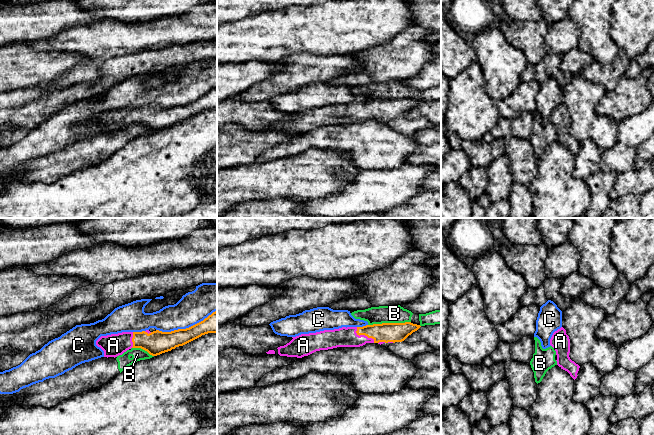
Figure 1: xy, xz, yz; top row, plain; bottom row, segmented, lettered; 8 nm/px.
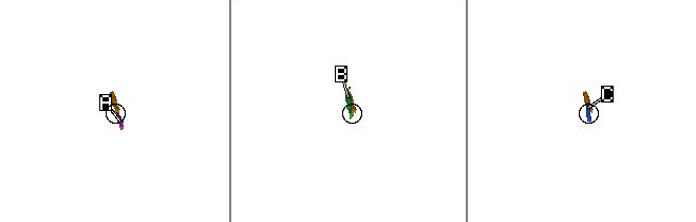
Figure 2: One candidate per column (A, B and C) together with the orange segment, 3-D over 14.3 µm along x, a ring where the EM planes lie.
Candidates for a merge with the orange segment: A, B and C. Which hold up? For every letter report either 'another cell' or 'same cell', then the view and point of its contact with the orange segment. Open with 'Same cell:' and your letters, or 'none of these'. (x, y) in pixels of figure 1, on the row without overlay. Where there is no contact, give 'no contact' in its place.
Same cell: A
A: same cell; contact xz (363, 110)
B: another cell; contact xz (389, 99)
C: another cell; contact xy (186, 104)

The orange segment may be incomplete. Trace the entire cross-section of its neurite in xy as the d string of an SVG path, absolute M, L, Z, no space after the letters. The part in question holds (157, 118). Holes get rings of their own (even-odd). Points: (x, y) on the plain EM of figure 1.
M217 87L213 88L203 97L186 105L171 108L159 106L150 108L122 108L101 112L96 121L104 127L104 133L117 133L131 124L141 124L152 132L171 127L183 122L202 111L217 109Z

